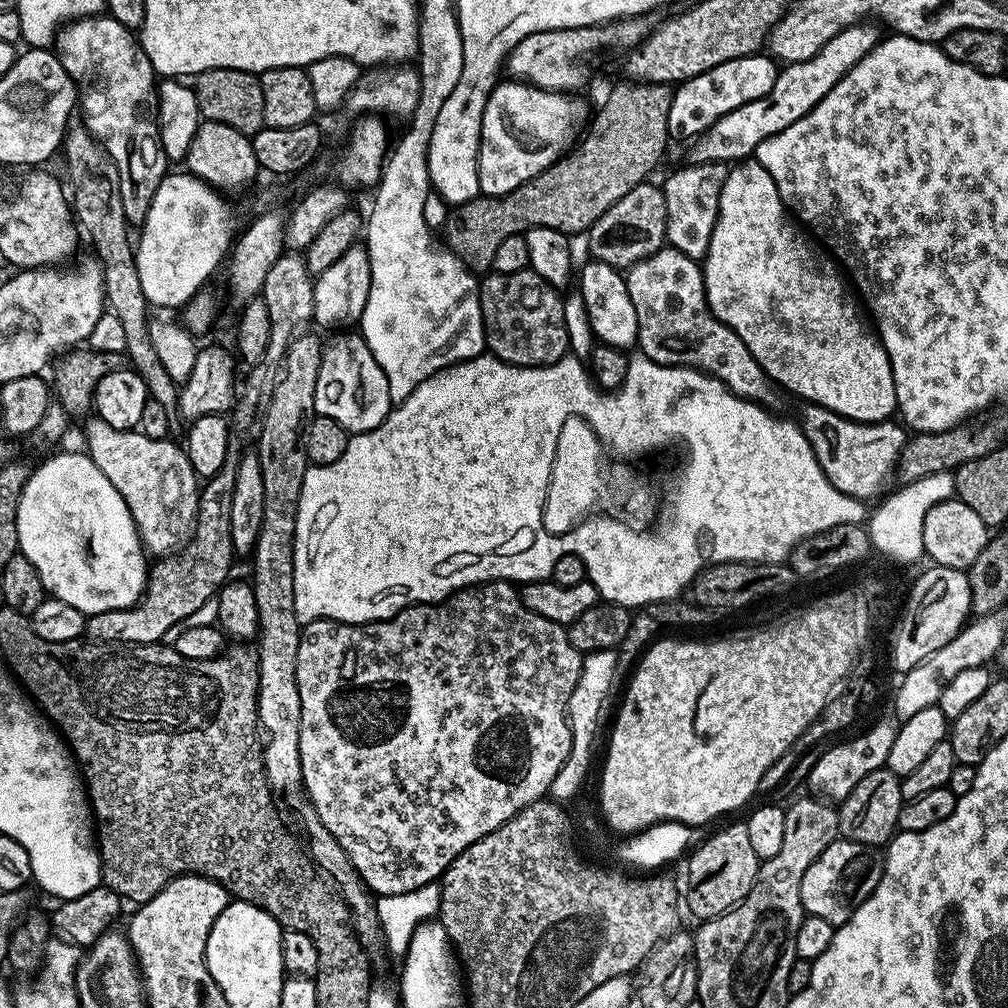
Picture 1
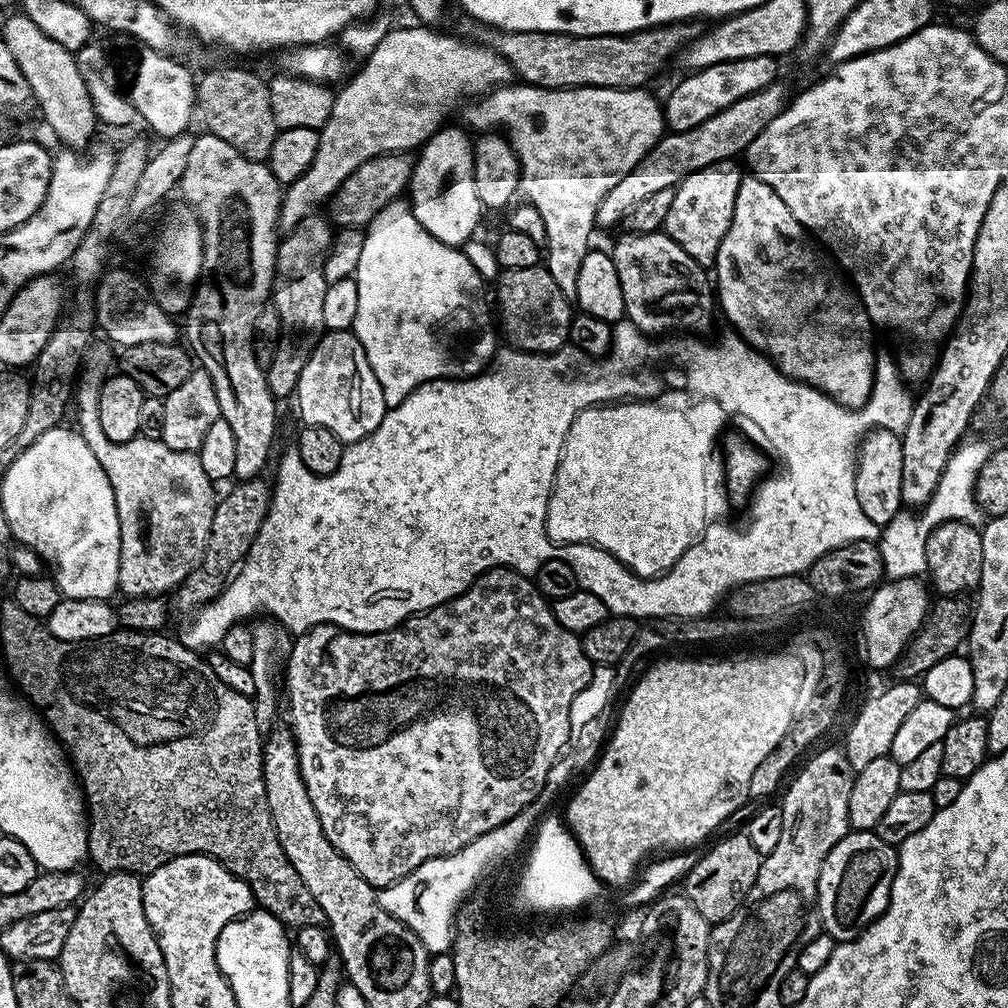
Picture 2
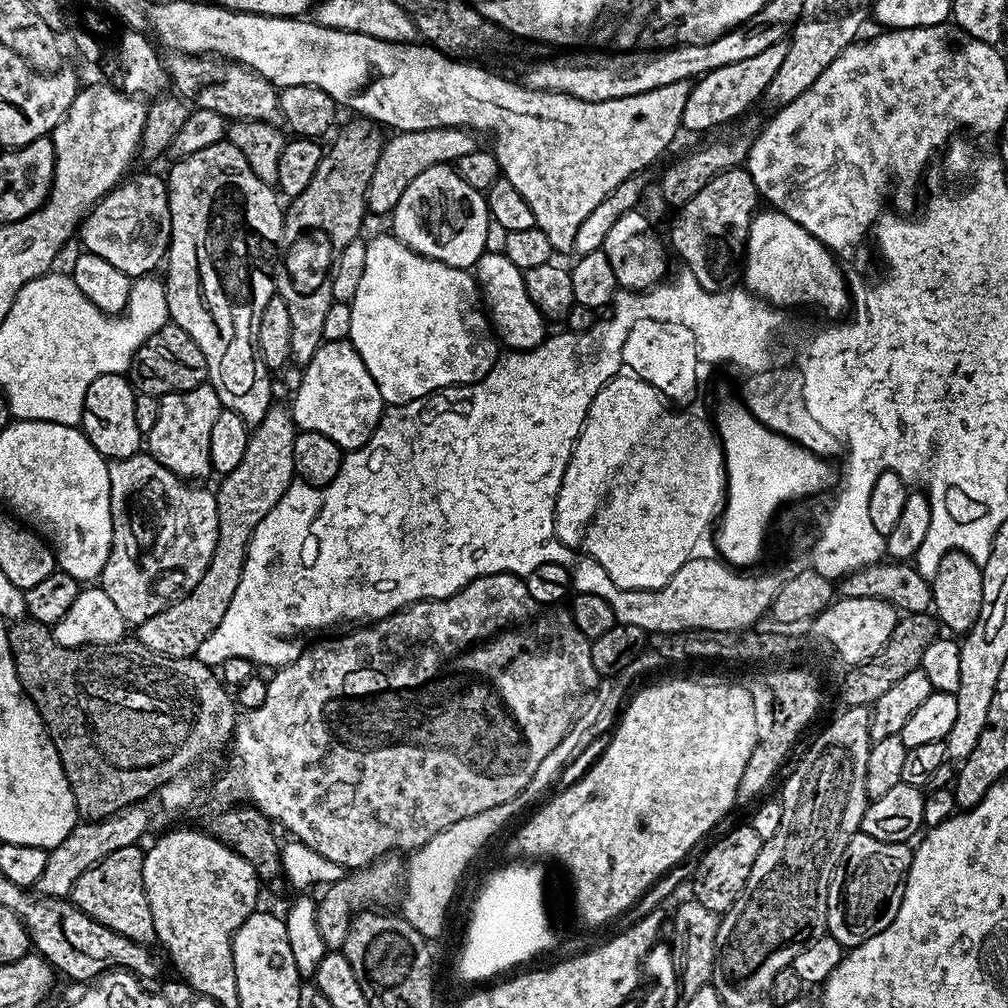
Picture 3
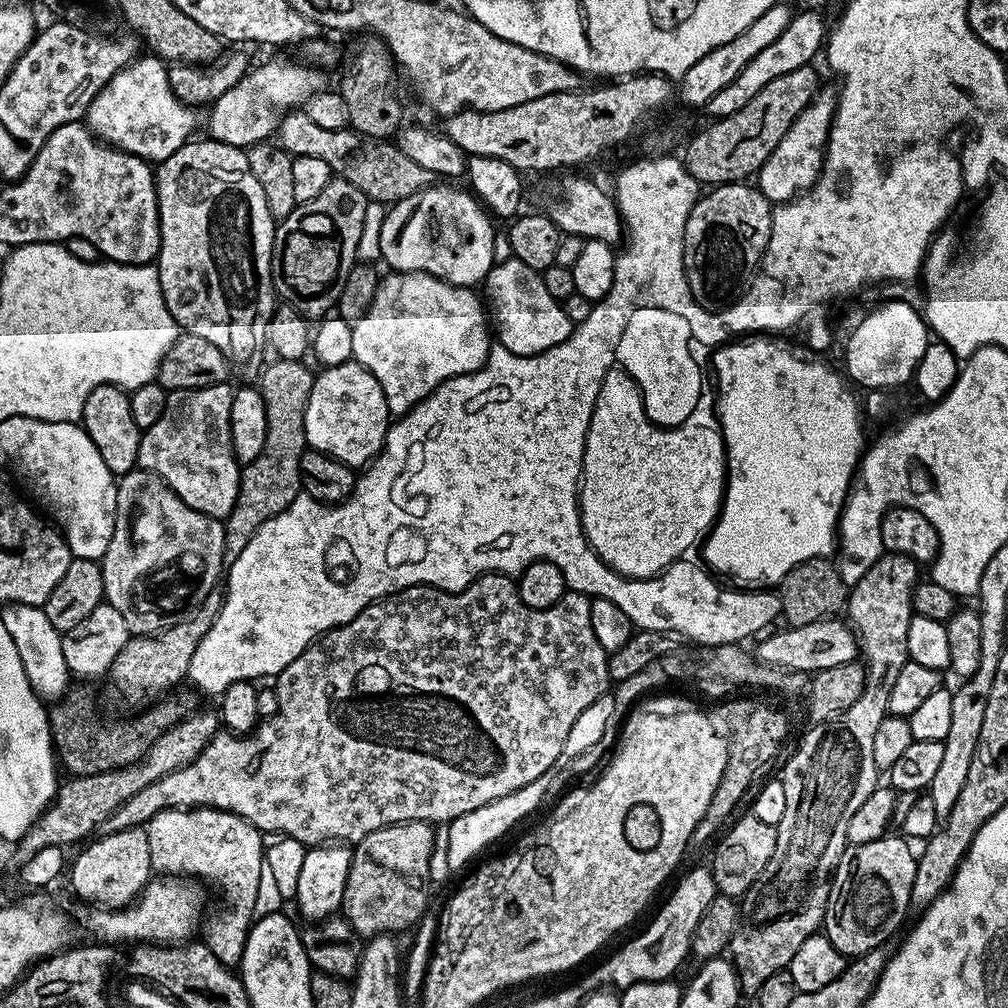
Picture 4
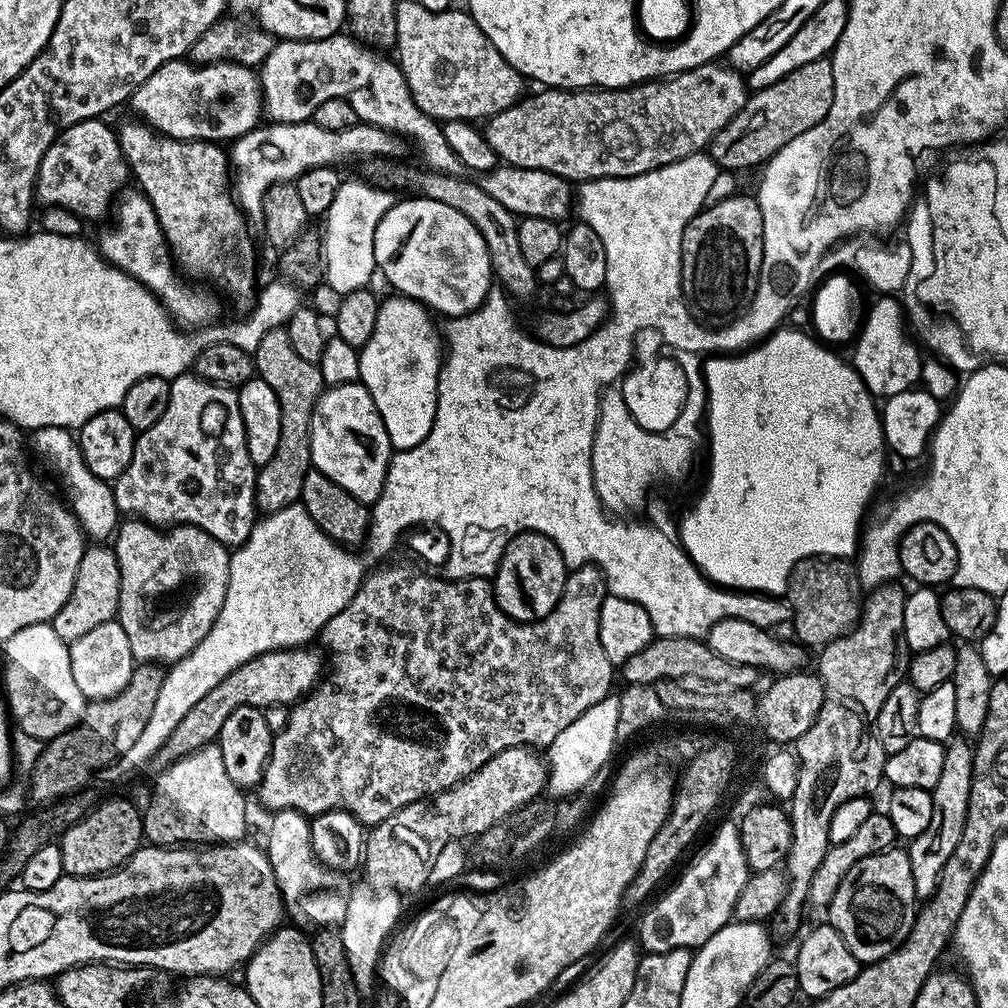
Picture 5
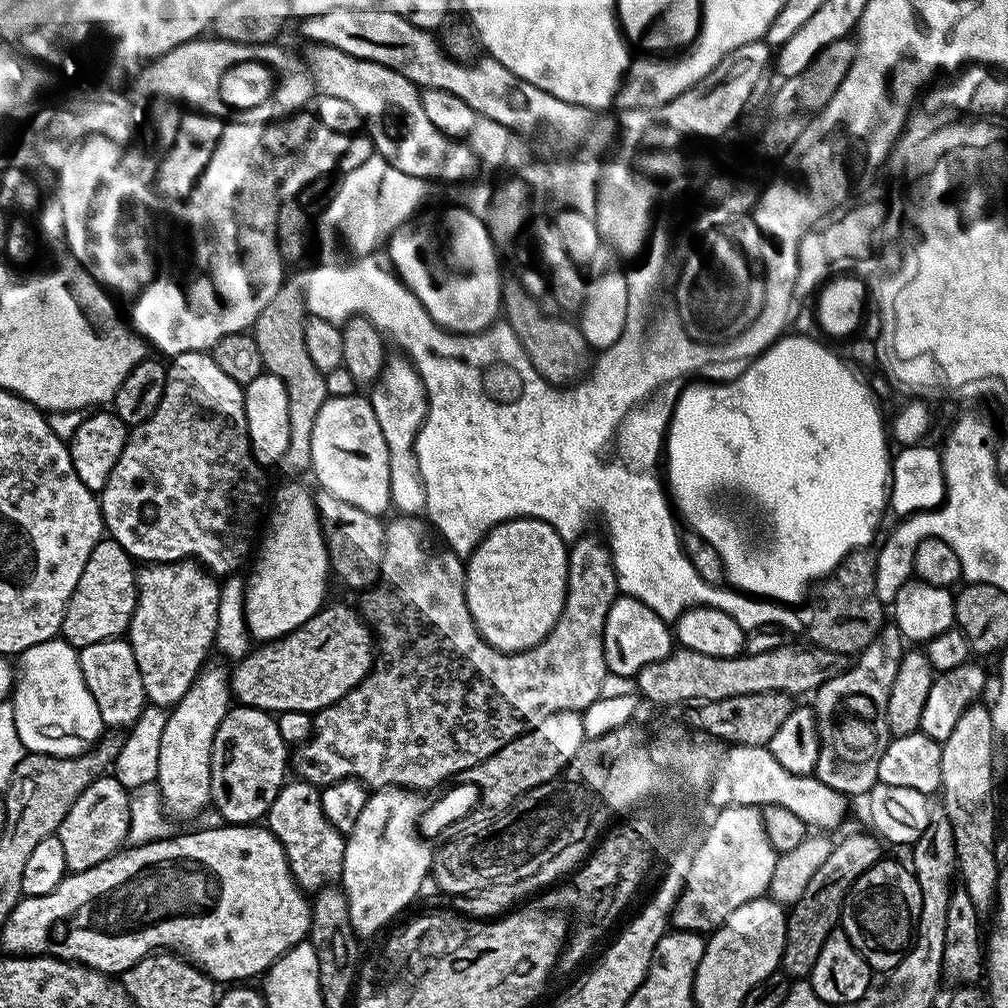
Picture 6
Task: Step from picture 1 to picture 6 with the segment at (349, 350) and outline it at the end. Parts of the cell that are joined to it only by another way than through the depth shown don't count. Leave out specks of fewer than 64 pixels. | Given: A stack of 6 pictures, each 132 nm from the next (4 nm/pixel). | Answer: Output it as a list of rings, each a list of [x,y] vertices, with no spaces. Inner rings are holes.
[[[360,395],[329,396],[322,410],[318,410],[310,441],[310,472],[316,475],[319,487],[334,494],[334,498],[342,498],[342,502],[350,502],[350,506],[358,506],[366,514],[383,517],[392,503],[390,458],[371,399]]]

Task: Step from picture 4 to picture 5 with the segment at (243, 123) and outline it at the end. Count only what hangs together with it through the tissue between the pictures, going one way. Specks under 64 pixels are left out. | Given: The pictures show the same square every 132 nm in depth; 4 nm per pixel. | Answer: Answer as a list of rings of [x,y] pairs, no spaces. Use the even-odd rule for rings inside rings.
[[[348,34],[325,40],[280,40],[258,69],[262,108],[269,121],[303,124],[311,121],[314,110],[332,96],[354,106],[357,121],[384,128],[416,143],[425,165],[434,172],[461,175],[458,154],[450,150],[443,127],[414,102],[410,86],[399,63],[378,60],[369,47]]]

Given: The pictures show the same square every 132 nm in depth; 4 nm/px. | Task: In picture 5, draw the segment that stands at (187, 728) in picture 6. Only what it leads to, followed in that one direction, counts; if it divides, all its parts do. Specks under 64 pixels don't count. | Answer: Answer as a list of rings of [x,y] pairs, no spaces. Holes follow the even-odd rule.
[[[213,742],[202,746],[198,750],[194,750],[190,754],[186,754],[180,760],[175,760],[169,768],[163,769],[159,773],[160,777],[156,780],[156,785],[152,788],[152,801],[148,804],[148,809],[143,809],[144,818],[144,835],[147,843],[152,846],[215,846],[218,844],[234,844],[245,839],[244,831],[248,828],[248,808],[244,805],[245,793],[230,778],[230,774],[226,774],[226,766],[222,762],[222,750],[219,743]]]

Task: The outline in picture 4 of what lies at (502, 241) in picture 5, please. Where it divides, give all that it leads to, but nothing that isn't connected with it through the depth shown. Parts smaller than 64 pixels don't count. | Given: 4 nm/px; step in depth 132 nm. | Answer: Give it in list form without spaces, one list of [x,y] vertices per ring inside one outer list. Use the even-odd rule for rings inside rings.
[[[288,110],[280,116],[278,143],[293,157],[323,158],[326,166],[330,166],[333,177],[350,182],[350,186],[362,190],[369,201],[385,206],[410,198],[410,194],[418,194],[423,188],[431,188],[438,180],[430,170],[418,166],[418,162],[411,158],[406,158],[406,154],[402,154],[395,143],[369,140],[347,126],[338,130],[326,130],[316,125],[311,118],[306,118],[302,110]]]

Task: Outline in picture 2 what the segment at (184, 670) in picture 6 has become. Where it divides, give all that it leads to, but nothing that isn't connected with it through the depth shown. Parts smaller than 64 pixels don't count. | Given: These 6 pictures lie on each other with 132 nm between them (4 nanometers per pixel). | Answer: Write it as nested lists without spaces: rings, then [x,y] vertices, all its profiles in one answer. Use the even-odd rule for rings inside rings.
[[[96,348],[92,353],[87,353],[84,373],[82,368],[74,388],[74,404],[76,400],[77,408],[75,427],[86,446],[90,446],[94,458],[98,458],[98,466],[106,470],[106,478],[110,478],[110,486],[114,490],[114,506],[118,510],[120,527],[119,591],[124,591],[123,595],[128,598],[156,596],[164,594],[160,592],[167,588],[175,589],[198,566],[210,538],[210,526],[218,496],[217,493],[212,493],[214,482],[206,474],[206,470],[202,470],[202,462],[197,453],[170,450],[170,446],[166,446],[163,440],[151,440],[142,435],[126,442],[110,442],[110,438],[106,438],[102,422],[98,422],[98,398],[100,387],[108,381],[114,368],[114,352],[112,356],[113,349],[108,348]]]

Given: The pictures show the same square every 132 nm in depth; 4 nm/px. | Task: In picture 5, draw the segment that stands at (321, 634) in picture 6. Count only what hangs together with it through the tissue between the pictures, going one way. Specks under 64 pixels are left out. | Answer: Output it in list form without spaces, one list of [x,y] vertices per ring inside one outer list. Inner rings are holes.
[[[312,646],[279,648],[273,652],[258,654],[258,658],[250,658],[250,662],[242,662],[238,670],[230,670],[230,674],[226,674],[226,678],[222,678],[222,682],[218,682],[214,690],[198,698],[198,702],[190,706],[186,718],[182,718],[182,722],[174,726],[170,738],[166,738],[166,742],[156,752],[155,767],[158,766],[157,769],[160,770],[169,768],[175,760],[213,743],[219,737],[222,722],[226,722],[226,718],[230,718],[230,714],[234,714],[238,706],[263,710],[274,706],[291,706],[304,699],[320,683],[326,668],[321,653],[316,653],[314,649]]]

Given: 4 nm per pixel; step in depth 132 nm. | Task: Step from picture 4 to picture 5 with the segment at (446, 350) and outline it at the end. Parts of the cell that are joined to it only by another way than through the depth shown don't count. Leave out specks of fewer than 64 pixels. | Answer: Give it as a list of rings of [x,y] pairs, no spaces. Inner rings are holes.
[[[392,294],[389,300],[381,303],[370,342],[359,349],[359,383],[370,390],[370,398],[374,398],[378,414],[382,414],[382,426],[386,426],[386,434],[396,452],[405,452],[418,446],[434,426],[442,363],[442,336],[438,324],[432,319],[433,313],[420,301]]]

